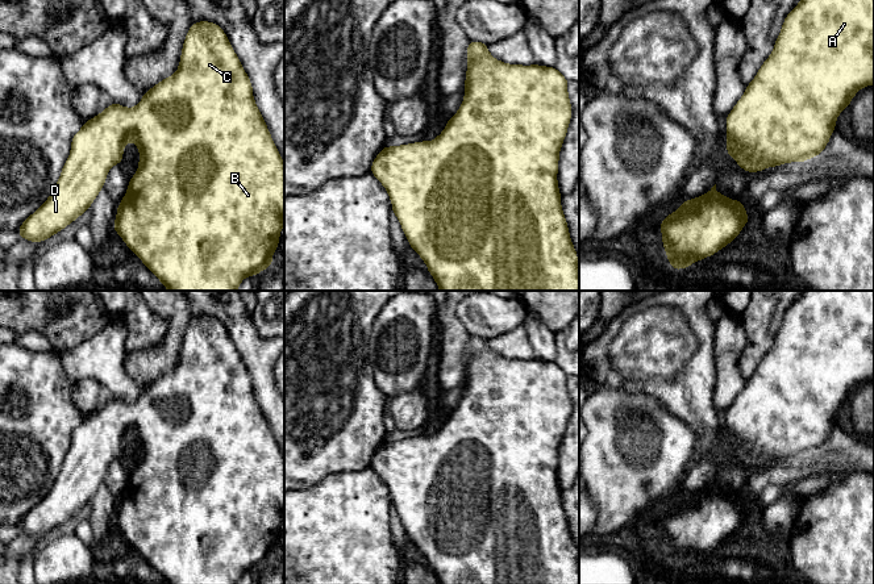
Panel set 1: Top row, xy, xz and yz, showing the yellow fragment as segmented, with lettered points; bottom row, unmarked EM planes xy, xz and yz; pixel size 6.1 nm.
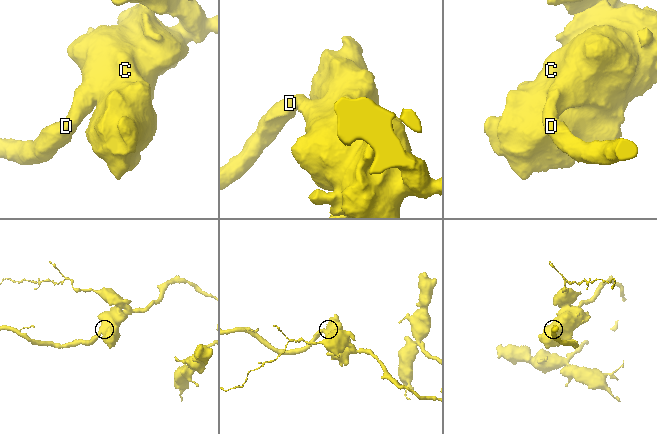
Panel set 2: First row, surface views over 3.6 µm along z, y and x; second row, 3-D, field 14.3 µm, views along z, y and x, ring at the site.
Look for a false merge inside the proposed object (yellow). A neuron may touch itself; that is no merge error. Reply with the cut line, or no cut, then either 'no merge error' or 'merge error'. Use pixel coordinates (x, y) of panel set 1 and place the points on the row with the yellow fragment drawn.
no cut | no merge error

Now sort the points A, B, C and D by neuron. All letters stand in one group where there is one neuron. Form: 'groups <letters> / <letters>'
groups A B C D

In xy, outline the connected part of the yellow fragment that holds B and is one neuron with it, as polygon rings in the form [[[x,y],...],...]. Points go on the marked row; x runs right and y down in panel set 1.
[[[197,21],[190,26],[183,42],[176,72],[143,92],[143,97],[134,108],[125,108],[121,104],[112,103],[96,117],[84,121],[83,128],[72,137],[70,155],[63,164],[61,178],[51,195],[20,225],[20,229],[17,230],[20,238],[29,242],[43,242],[80,217],[104,188],[108,171],[115,164],[121,164],[124,147],[130,141],[138,147],[140,162],[137,172],[129,179],[126,193],[117,207],[113,230],[168,291],[237,291],[245,278],[255,276],[272,266],[272,254],[279,246],[279,235],[284,226],[284,162],[259,109],[257,108],[253,97],[253,84],[246,71],[233,50],[224,29],[211,21]]]

